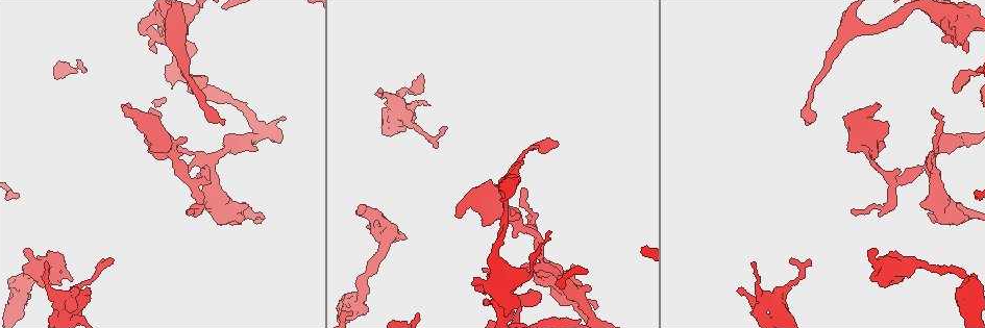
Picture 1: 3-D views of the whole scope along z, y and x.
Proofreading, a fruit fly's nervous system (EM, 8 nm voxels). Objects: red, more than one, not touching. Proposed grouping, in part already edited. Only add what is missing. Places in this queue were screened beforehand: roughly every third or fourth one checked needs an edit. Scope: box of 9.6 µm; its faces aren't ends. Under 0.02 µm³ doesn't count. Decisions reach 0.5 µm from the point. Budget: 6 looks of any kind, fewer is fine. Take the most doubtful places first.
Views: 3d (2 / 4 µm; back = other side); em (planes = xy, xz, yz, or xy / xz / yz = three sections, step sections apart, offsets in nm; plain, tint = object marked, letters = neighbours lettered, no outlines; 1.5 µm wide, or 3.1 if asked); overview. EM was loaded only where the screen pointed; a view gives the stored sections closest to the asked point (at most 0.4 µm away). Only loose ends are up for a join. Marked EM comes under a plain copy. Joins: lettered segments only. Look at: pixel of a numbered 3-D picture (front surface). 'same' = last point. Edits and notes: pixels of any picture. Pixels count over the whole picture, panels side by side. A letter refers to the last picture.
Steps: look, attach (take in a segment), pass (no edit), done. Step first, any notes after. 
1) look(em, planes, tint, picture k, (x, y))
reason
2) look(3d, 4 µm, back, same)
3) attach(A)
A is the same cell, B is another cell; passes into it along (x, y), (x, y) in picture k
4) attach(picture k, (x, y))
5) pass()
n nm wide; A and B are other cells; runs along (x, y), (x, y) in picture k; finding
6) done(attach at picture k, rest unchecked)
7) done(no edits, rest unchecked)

look(em, xy, step 4, letters, picture 1, (789, 262))
branch stops here

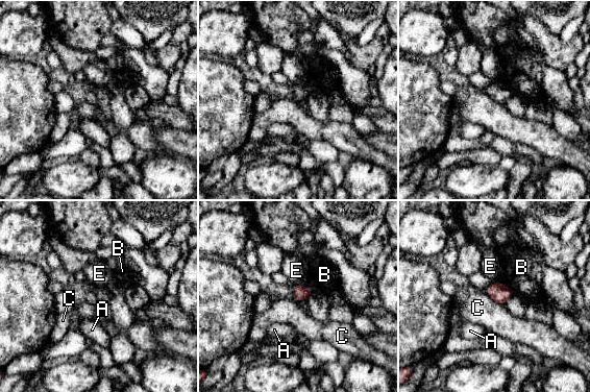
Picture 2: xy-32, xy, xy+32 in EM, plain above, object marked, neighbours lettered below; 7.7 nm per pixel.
look(em, planes, letters, same)

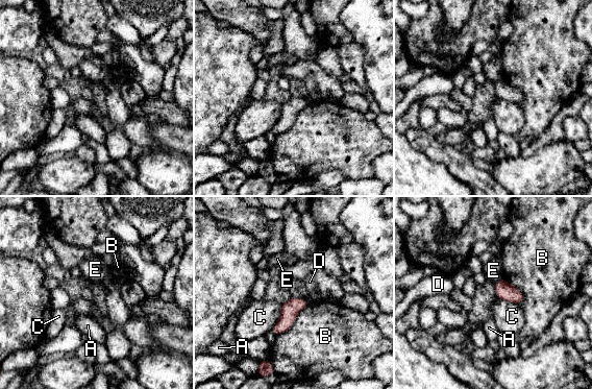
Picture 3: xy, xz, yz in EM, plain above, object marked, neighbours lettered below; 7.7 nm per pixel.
pass()
A, B, C, D and E are other cells; border along (282, 304), (279, 318), (270, 330) in picture 3; no lettered segment goes on from it

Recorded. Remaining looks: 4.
look(em, planes, letters, picture 1, (558, 143))
branch stops here

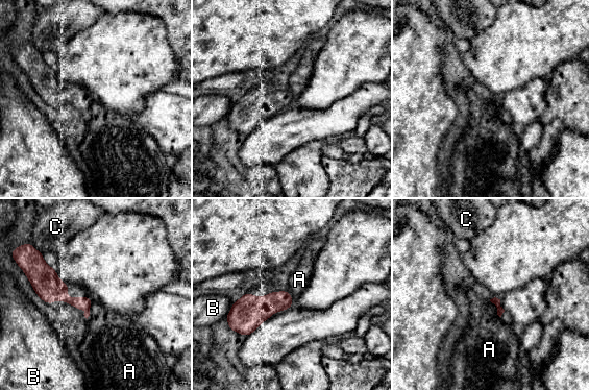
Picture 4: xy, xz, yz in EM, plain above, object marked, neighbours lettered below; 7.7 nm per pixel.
pass()
A touches over 160 nm; A, B and C are other cells; border along (489, 300), (500, 317) in picture 4; none of them fits

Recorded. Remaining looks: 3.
look(em, xy, step 8, letters, picture 1, (518, 214))

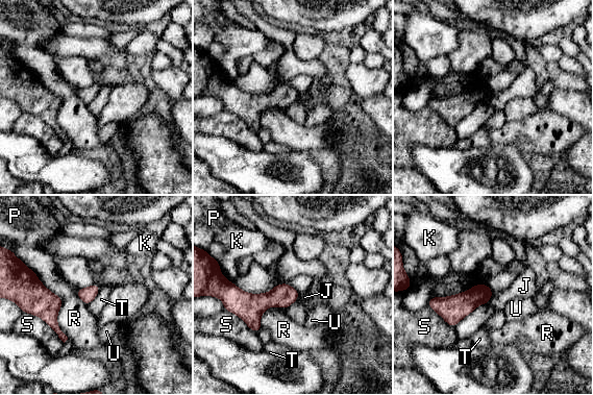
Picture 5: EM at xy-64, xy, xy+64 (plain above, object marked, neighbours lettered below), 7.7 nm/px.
look(em, planes, letters, same)
cut it another way

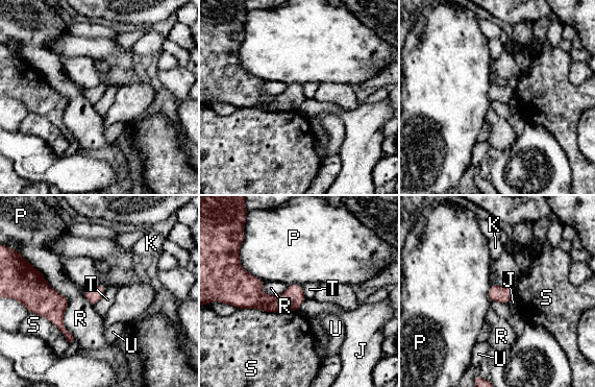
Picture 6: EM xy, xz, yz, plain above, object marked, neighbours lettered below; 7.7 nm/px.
pass()
J, K, P, R, S, T and U are other cells; border along (242, 241), (241, 266), (265, 282) in picture 6; no lettered segment goes on from it

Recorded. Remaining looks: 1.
done(no edits, rest unchecked)

